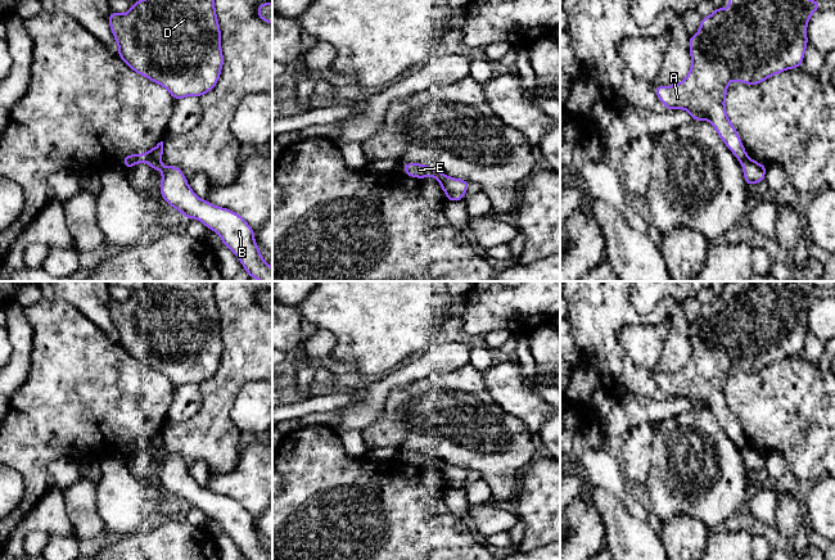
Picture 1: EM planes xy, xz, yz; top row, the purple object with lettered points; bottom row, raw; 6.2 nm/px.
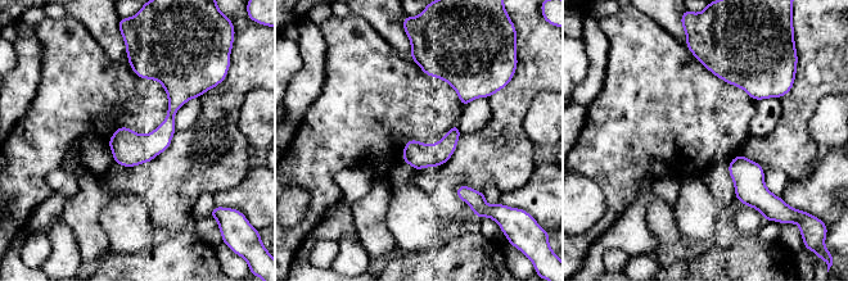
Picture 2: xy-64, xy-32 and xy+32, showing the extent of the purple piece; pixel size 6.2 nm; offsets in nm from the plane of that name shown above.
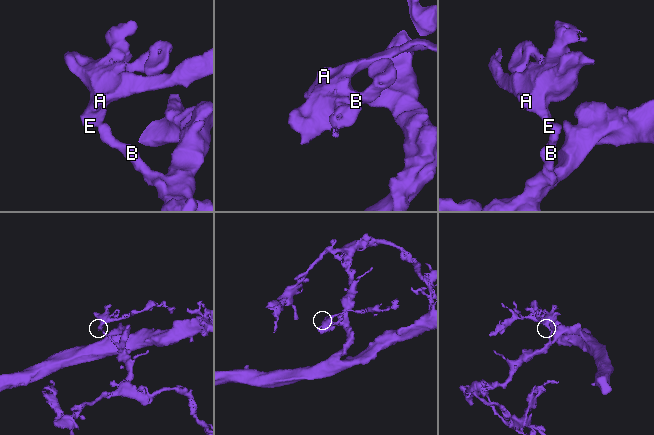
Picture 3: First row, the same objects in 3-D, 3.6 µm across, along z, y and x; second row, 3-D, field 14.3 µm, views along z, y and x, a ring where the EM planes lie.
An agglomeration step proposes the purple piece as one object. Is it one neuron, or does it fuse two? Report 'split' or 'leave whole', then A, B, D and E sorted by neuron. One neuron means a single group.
split; A D E / B

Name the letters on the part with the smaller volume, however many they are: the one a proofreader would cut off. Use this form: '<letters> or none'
A, D, E

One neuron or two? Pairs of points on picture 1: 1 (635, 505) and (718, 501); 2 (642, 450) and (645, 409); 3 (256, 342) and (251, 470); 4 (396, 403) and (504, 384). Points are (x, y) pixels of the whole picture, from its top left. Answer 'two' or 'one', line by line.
1: two
2: two
3: two
4: two

